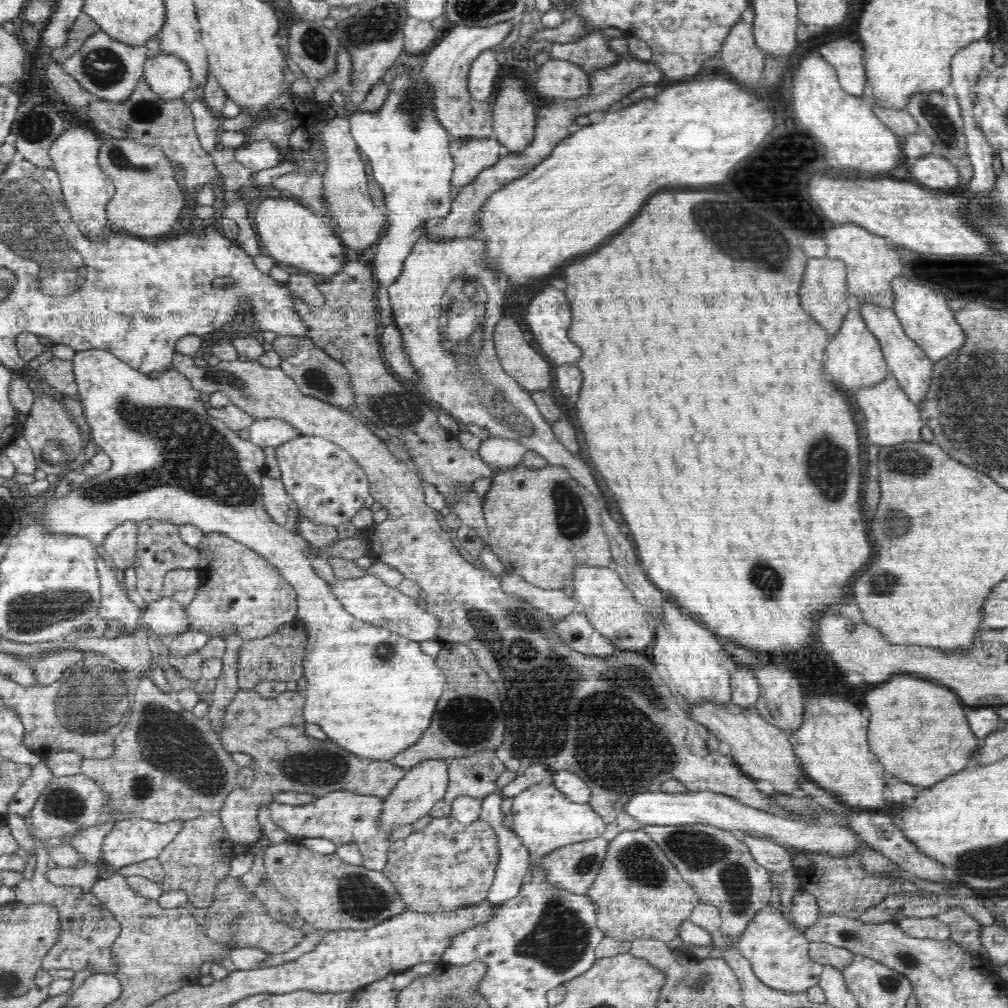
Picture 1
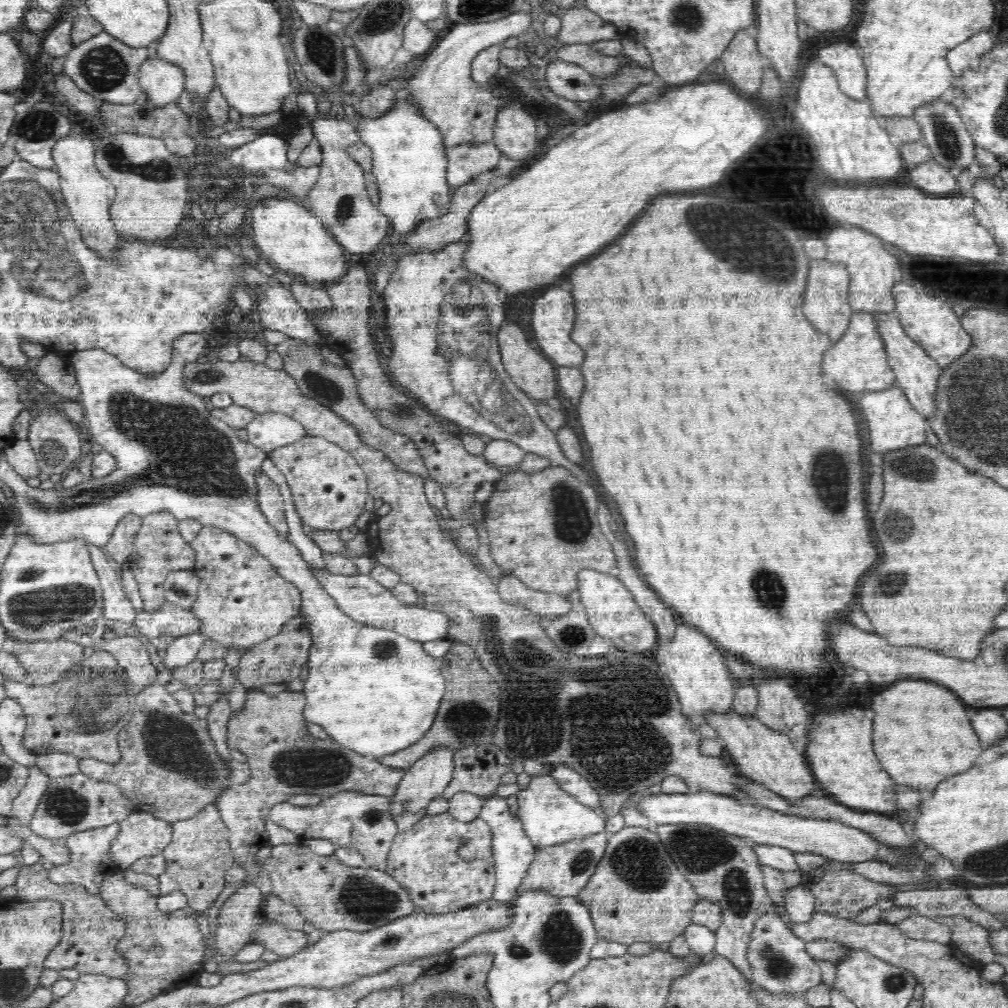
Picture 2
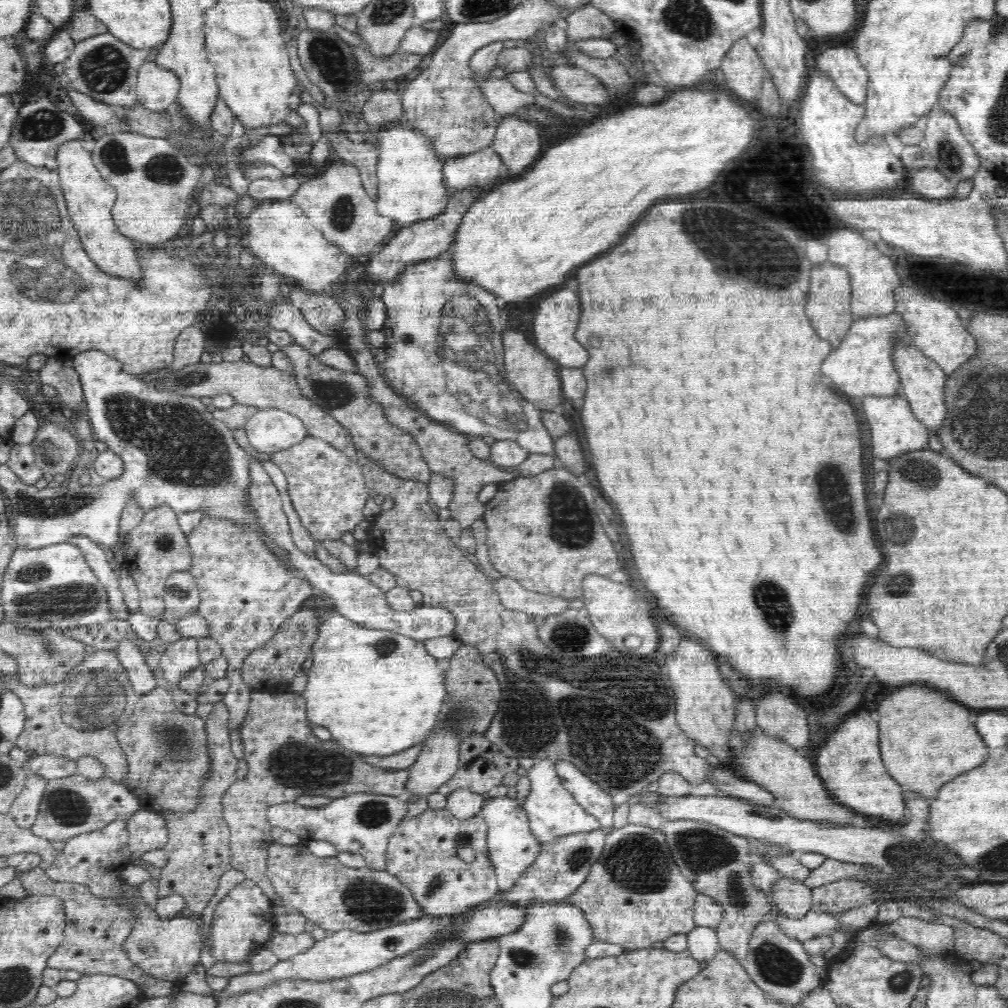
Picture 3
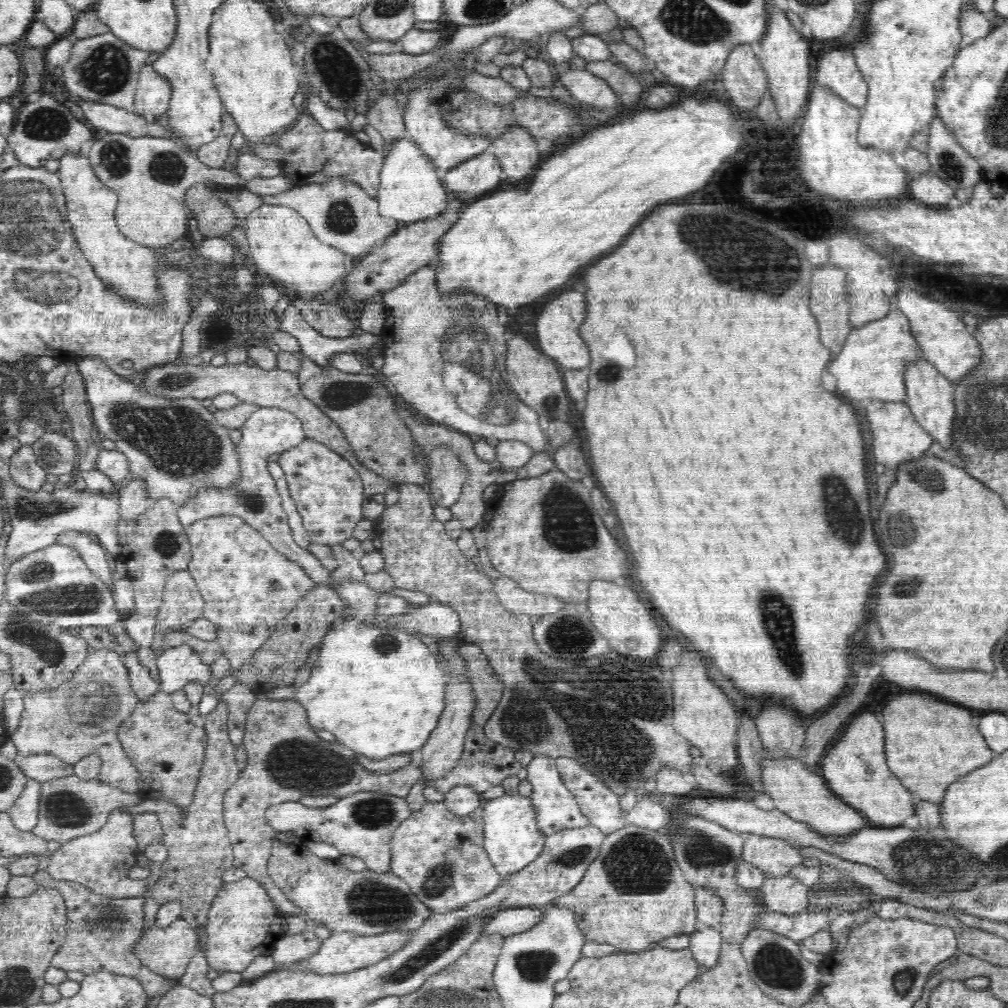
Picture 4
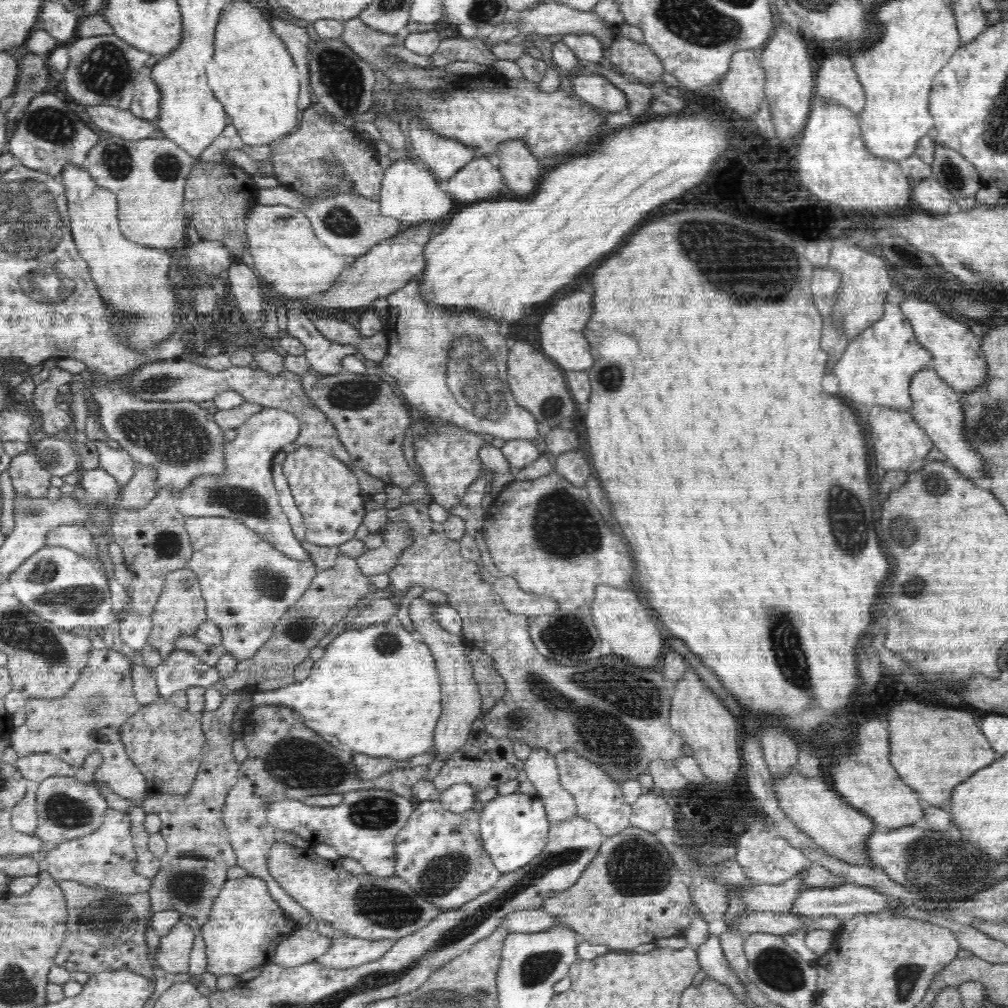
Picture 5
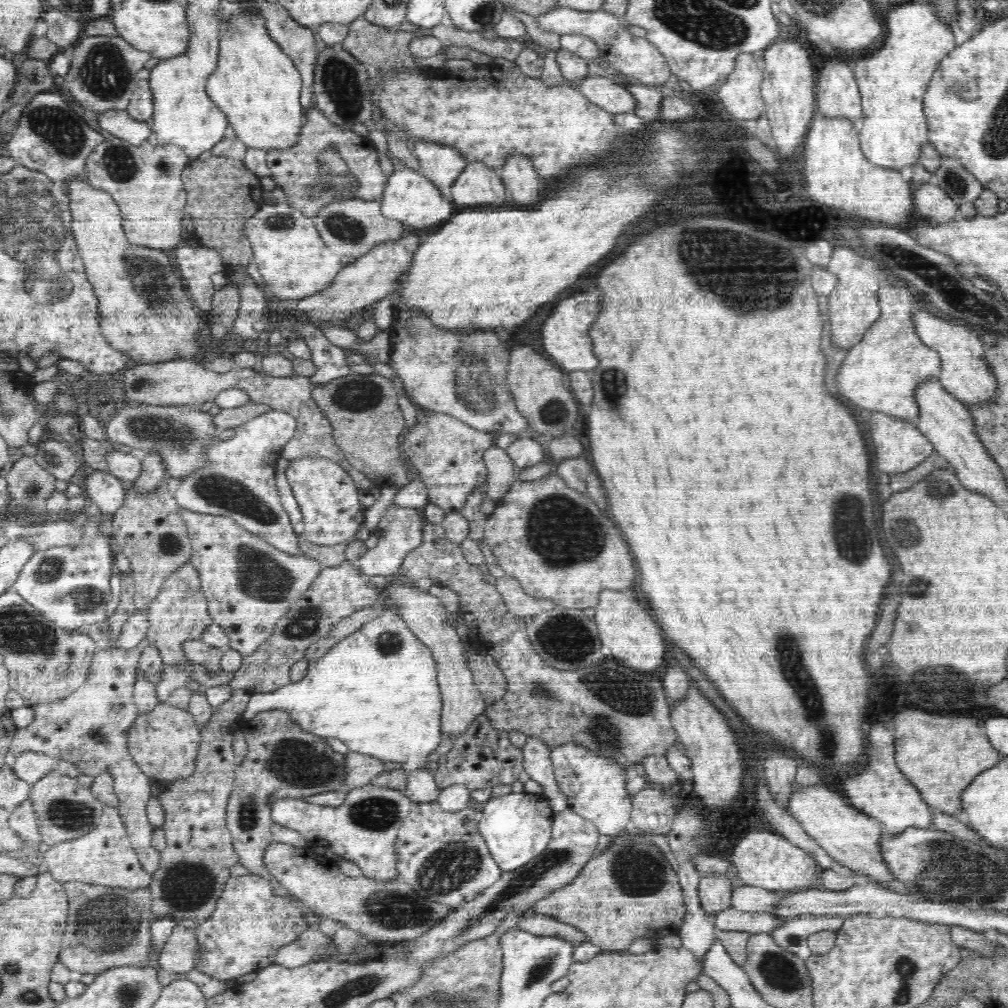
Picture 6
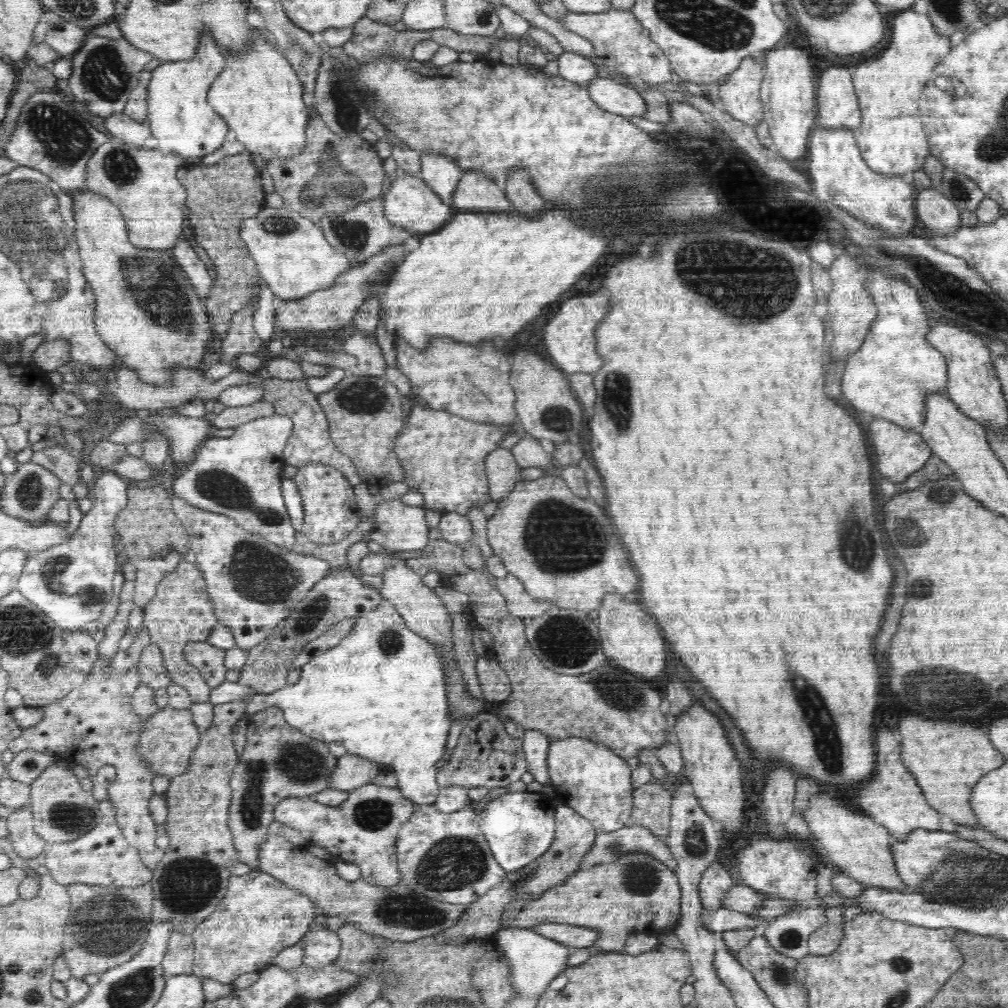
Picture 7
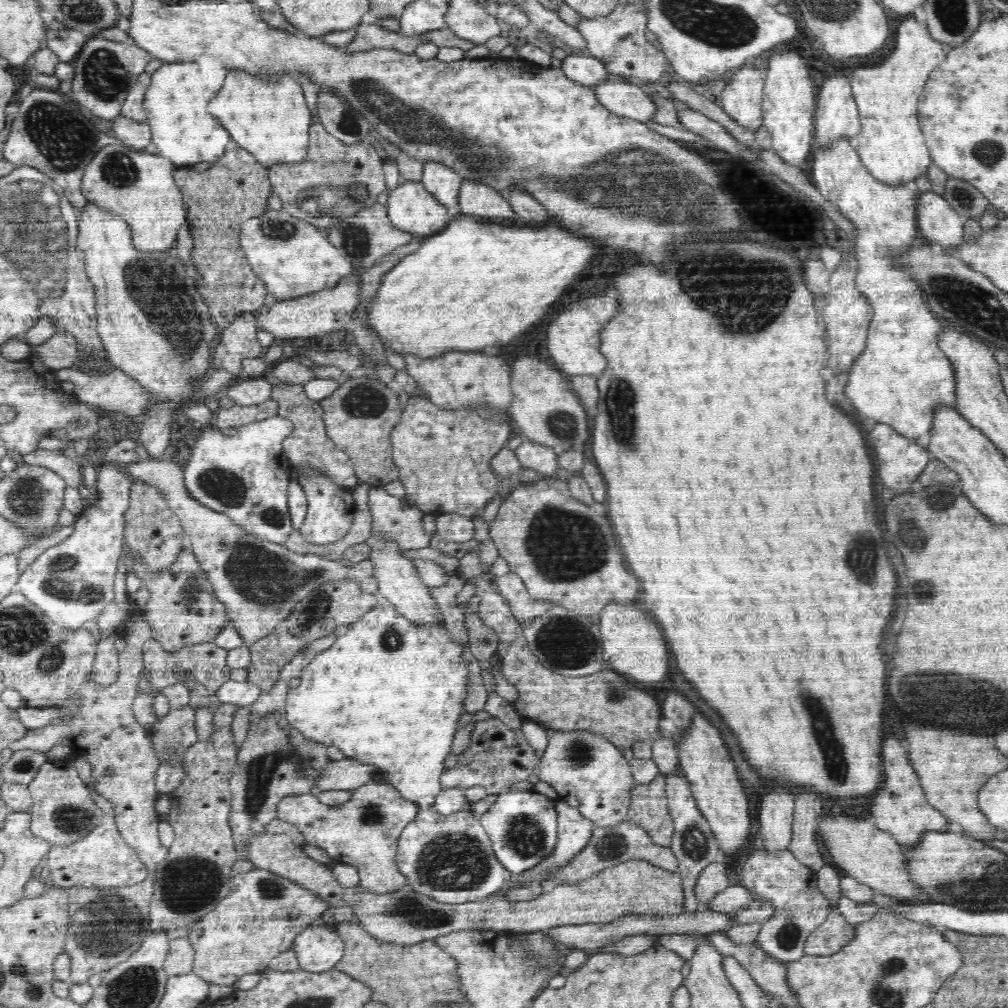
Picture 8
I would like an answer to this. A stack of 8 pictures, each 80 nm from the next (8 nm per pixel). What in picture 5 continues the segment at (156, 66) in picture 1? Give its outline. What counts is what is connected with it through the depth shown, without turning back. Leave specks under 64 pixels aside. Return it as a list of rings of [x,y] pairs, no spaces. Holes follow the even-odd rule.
[[[142,67],[135,79],[135,95],[130,105],[130,111],[136,117],[140,117],[151,122],[158,119],[159,103],[162,93],[158,90],[158,85],[154,84],[151,76],[151,68]]]

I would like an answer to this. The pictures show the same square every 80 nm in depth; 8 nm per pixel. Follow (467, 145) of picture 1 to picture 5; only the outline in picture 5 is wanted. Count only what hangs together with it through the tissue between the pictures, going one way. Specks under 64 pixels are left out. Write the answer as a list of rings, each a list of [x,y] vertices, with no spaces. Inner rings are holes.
[[[477,156],[439,187],[458,202],[465,204],[510,197],[511,190],[503,180],[494,157]]]

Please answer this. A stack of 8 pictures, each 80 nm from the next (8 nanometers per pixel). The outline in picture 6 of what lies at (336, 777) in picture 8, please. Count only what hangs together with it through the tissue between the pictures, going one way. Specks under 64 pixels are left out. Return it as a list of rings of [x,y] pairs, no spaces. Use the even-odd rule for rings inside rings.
[[[364,754],[346,755],[347,778],[346,790],[356,789],[368,785],[376,776],[383,774],[386,770],[384,762],[378,762],[378,758],[366,758]]]

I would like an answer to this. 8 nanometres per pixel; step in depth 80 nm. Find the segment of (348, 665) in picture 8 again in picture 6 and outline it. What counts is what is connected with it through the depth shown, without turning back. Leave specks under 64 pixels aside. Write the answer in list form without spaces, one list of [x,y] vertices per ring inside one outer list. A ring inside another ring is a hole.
[[[384,607],[360,629],[342,637],[322,658],[310,662],[302,680],[292,681],[269,693],[251,695],[241,720],[250,720],[265,710],[282,709],[294,724],[316,737],[338,738],[346,744],[366,744],[350,746],[350,750],[370,754],[386,762],[400,762],[407,782],[404,794],[414,804],[432,802],[437,800],[441,790],[436,785],[434,774],[425,770],[425,765],[428,764],[428,756],[444,738],[444,733],[440,734],[442,699],[436,676],[436,659],[431,650],[418,640],[395,608]]]

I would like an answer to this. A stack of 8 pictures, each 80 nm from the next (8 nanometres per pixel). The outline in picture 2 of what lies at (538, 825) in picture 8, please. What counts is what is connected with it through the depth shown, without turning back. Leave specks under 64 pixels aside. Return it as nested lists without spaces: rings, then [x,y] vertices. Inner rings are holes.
[[[494,795],[487,796],[479,818],[486,822],[492,831],[492,856],[494,857],[496,886],[492,899],[496,902],[512,902],[516,892],[527,876],[527,870],[534,860],[537,848],[526,836],[518,816],[512,816],[506,798]]]

